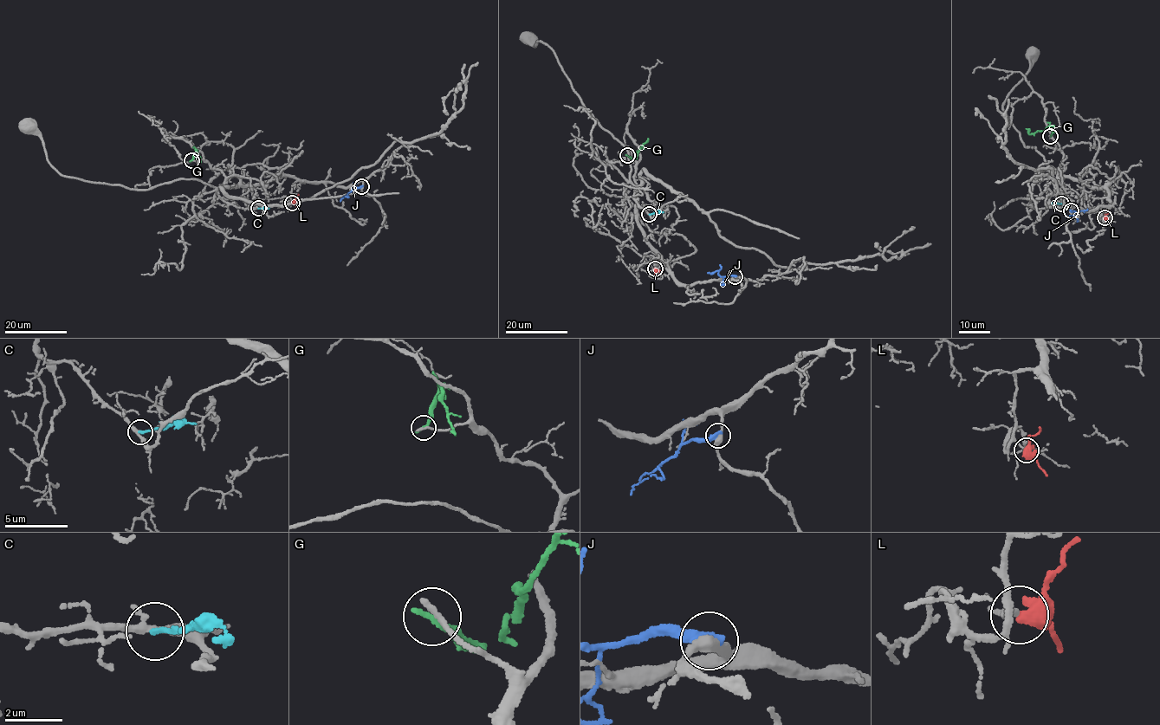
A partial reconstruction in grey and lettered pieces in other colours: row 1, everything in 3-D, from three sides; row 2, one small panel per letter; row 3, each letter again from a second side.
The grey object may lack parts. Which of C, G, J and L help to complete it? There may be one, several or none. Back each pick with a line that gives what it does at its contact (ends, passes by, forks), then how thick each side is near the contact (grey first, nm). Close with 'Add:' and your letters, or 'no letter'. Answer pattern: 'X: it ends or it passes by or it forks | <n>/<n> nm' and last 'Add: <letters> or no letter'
Add: no letter

